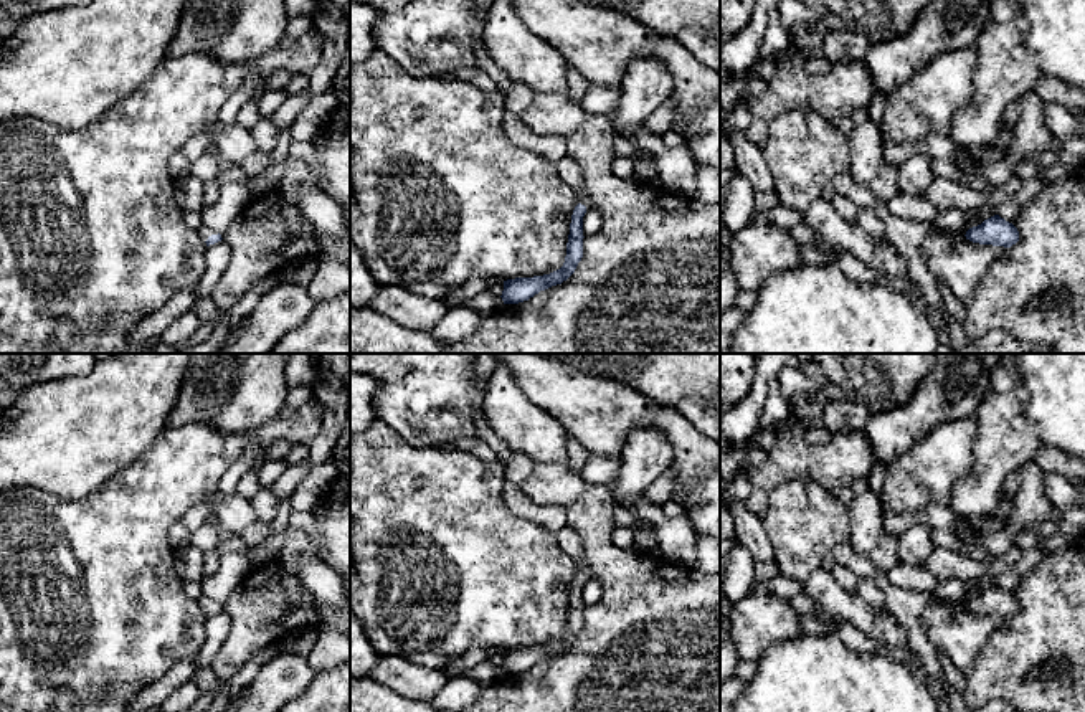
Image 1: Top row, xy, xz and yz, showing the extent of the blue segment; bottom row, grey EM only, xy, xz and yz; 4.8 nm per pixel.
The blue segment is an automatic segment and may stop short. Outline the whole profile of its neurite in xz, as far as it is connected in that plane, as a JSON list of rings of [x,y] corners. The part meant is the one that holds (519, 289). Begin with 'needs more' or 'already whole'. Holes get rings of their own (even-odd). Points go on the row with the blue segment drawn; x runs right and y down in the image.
already whole; [[[578,203],[571,215],[570,235],[566,243],[565,263],[560,269],[533,278],[515,278],[504,281],[502,301],[504,304],[519,304],[528,301],[540,291],[545,291],[552,286],[561,284],[566,281],[576,269],[578,263],[583,258],[583,216],[586,206]]]

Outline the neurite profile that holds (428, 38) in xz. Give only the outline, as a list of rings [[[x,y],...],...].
[[[362,0],[377,10],[377,48],[416,78],[476,68],[476,0]]]

